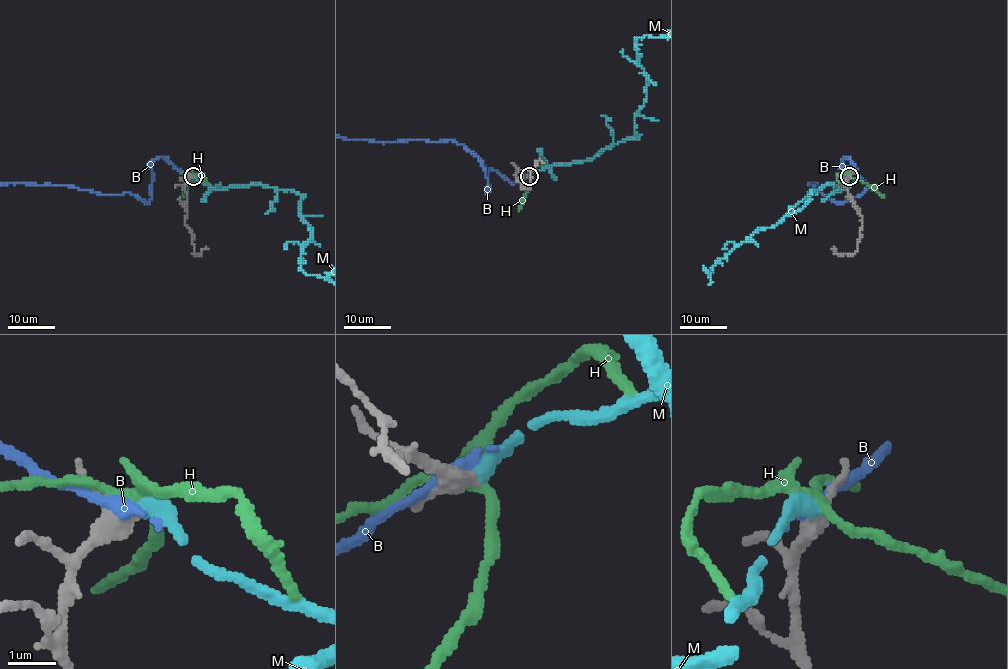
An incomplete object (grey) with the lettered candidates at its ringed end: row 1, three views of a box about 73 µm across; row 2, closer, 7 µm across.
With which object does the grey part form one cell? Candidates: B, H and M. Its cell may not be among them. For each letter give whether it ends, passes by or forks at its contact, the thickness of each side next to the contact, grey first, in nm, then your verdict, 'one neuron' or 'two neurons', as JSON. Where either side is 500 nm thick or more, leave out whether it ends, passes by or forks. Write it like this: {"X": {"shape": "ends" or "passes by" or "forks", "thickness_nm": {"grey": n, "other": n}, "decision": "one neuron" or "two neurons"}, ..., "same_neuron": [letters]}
{"B": {"shape": "passes by", "thickness_nm": {"grey": 360, "other": 240}, "decision": "two neurons"}, "H": {"shape": "forks", "thickness_nm": {"grey": 360, "other": 190}, "decision": "two neurons"}, "M": {"shape": "ends", "thickness_nm": {"grey": 340, "other": 360}, "decision": "one neuron"}, "same_neuron": ["M"]}

